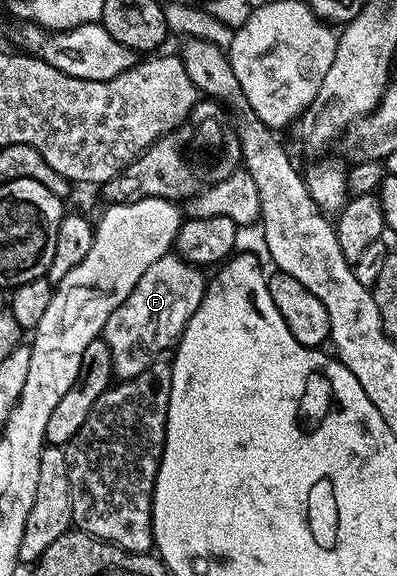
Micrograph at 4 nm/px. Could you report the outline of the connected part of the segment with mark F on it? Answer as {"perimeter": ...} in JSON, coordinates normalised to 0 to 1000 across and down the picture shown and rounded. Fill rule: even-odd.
{"perimeter":[[[443,439],[413,443],[370,467],[370,474],[360,474],[360,481],[350,481],[350,495],[322,505],[297,524],[290,543],[270,550],[259,576],[264,597],[280,606],[285,649],[297,660],[312,661],[360,648],[360,641],[398,628],[403,609],[423,602],[428,608],[443,597],[491,536],[501,536],[519,497],[519,472],[469,457]]]}

